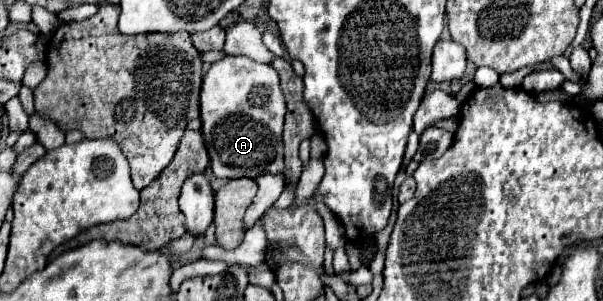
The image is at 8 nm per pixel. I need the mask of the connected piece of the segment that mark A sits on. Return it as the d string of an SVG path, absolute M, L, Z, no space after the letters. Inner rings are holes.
M224 55L212 63L200 93L202 135L216 177L250 177L284 171L282 119L286 103L282 99L280 79L272 65L248 57Z

